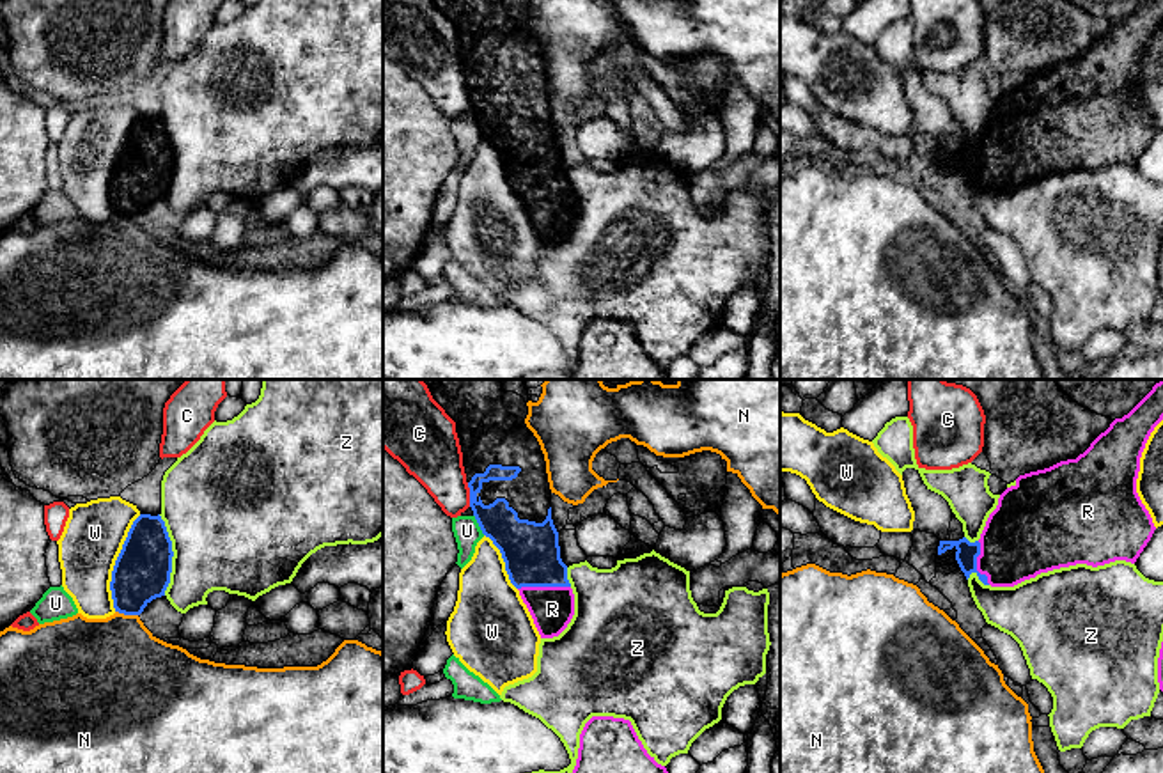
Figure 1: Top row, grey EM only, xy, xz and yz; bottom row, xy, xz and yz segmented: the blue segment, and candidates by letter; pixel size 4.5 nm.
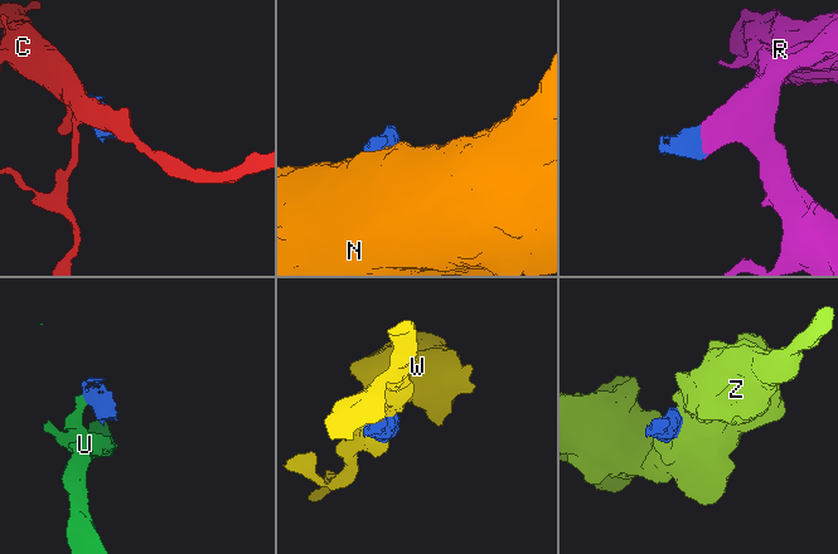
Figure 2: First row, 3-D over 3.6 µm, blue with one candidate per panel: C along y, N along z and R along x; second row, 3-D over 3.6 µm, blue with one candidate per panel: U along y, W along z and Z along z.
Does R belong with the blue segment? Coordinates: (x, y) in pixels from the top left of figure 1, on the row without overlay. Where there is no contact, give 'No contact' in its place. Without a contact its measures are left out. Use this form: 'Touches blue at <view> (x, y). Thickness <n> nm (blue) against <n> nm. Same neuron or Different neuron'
Touches blue at xz (543, 188). Thickness 260 nm (blue) against 200 nm. Same neuron

